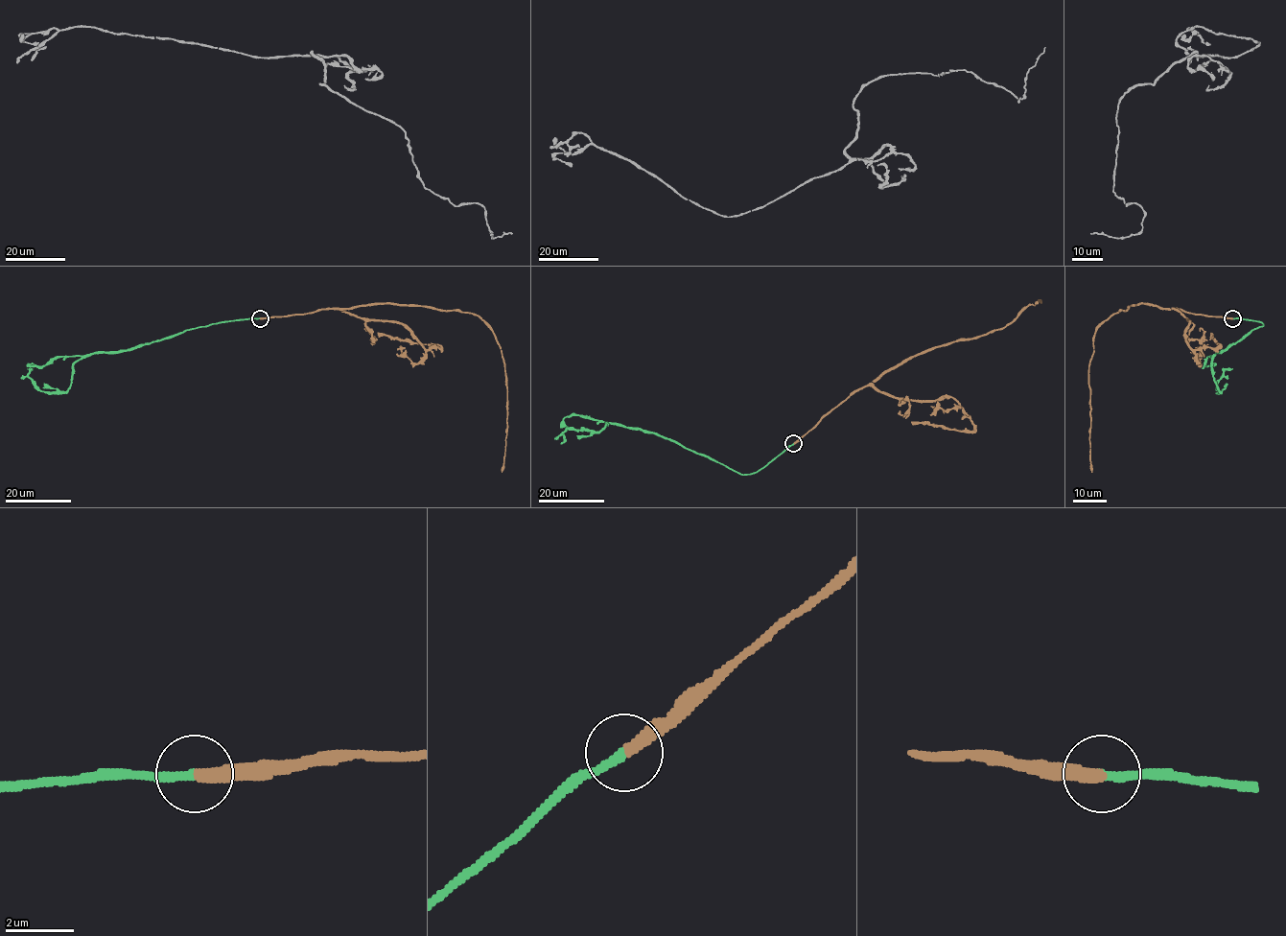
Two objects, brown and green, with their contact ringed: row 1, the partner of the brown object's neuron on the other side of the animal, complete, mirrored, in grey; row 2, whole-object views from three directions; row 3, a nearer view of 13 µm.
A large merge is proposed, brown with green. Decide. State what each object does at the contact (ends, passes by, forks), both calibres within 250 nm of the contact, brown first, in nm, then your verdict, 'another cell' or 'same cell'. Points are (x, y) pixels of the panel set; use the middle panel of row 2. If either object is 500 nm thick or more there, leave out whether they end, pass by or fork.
brown ends | green ends | 360/280 nm | same cell

